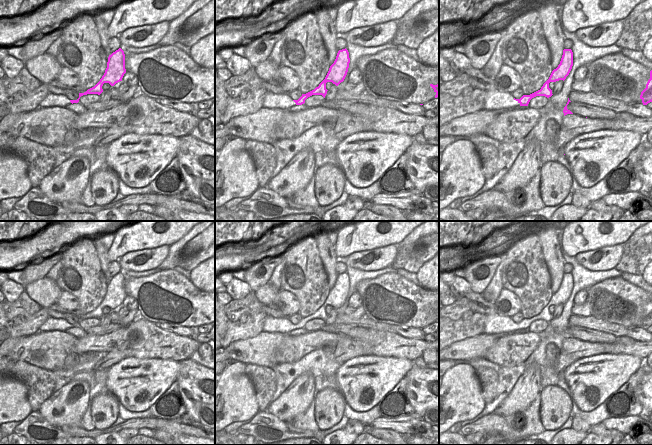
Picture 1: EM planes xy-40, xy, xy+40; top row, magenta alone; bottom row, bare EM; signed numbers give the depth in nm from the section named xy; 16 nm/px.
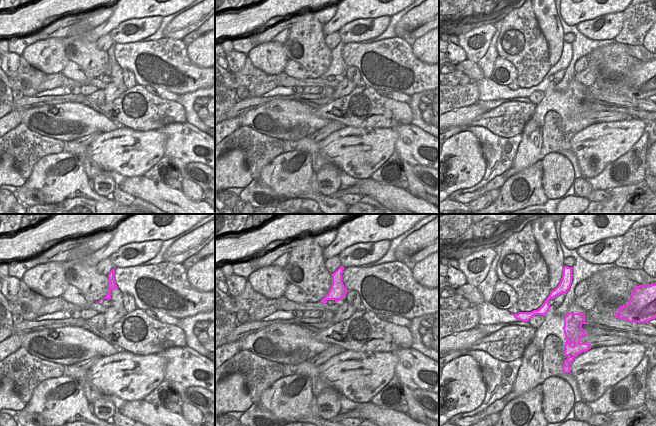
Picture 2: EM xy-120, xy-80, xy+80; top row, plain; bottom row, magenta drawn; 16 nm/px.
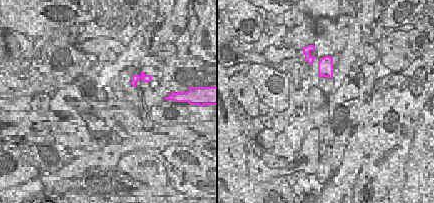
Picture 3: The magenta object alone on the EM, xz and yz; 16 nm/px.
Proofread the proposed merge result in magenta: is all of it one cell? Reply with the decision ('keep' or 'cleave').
keep

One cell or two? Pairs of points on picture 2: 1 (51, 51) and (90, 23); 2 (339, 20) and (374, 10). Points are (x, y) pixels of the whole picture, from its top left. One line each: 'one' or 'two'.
1: two
2: one

